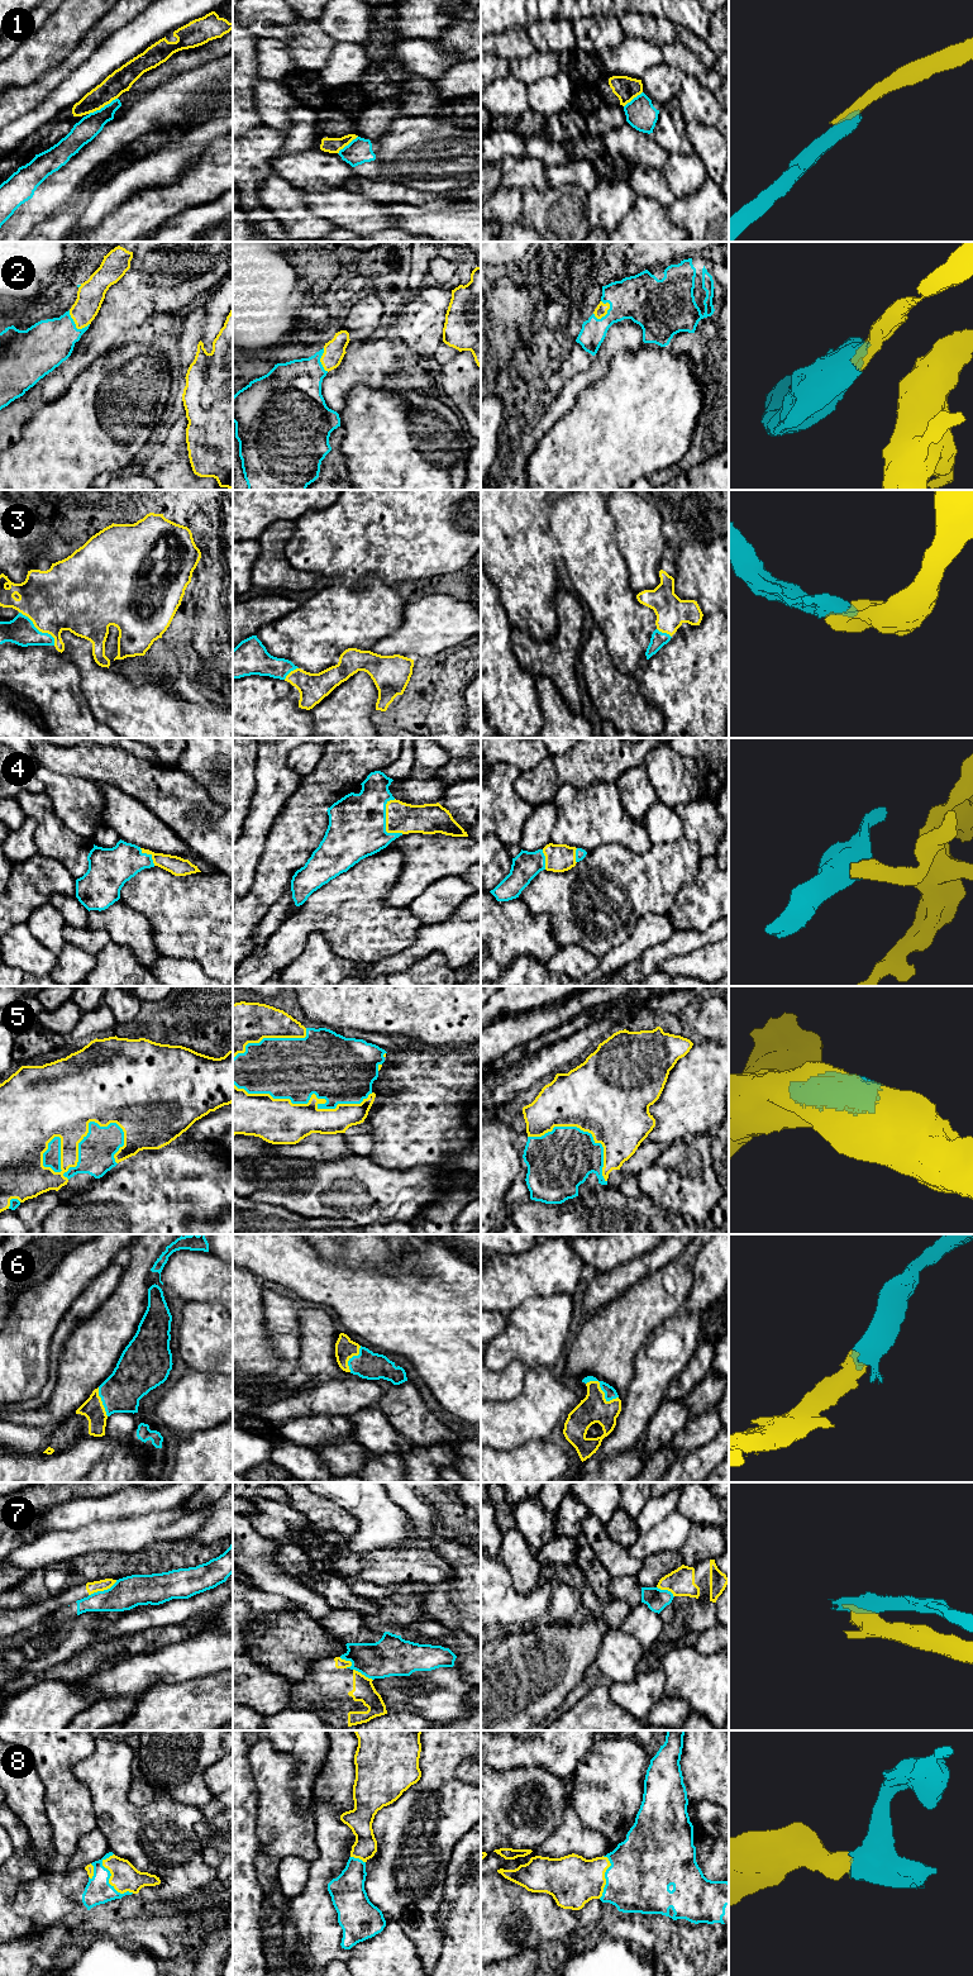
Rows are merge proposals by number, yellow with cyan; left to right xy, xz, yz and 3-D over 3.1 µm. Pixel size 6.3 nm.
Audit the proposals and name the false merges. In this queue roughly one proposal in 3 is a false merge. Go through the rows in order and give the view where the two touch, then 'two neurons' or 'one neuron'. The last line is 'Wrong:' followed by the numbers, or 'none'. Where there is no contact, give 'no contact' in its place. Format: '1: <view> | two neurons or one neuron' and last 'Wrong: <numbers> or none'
1: xy | two neurons
2: yz | one neuron
3: xy | one neuron
4: xz | one neuron
5: xz | one neuron
6: yz | one neuron
7: xy | two neurons
8: xy | one neuron
Wrong: 1, 7

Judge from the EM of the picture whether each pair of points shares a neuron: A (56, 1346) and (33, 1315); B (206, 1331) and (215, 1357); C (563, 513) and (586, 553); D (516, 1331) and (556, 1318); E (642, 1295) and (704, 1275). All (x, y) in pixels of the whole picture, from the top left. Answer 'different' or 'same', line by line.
A: different
B: same
C: same
D: same
E: different

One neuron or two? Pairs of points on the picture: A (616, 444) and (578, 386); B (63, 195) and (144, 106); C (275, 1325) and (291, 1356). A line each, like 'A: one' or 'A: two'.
A: two
B: one
C: one

